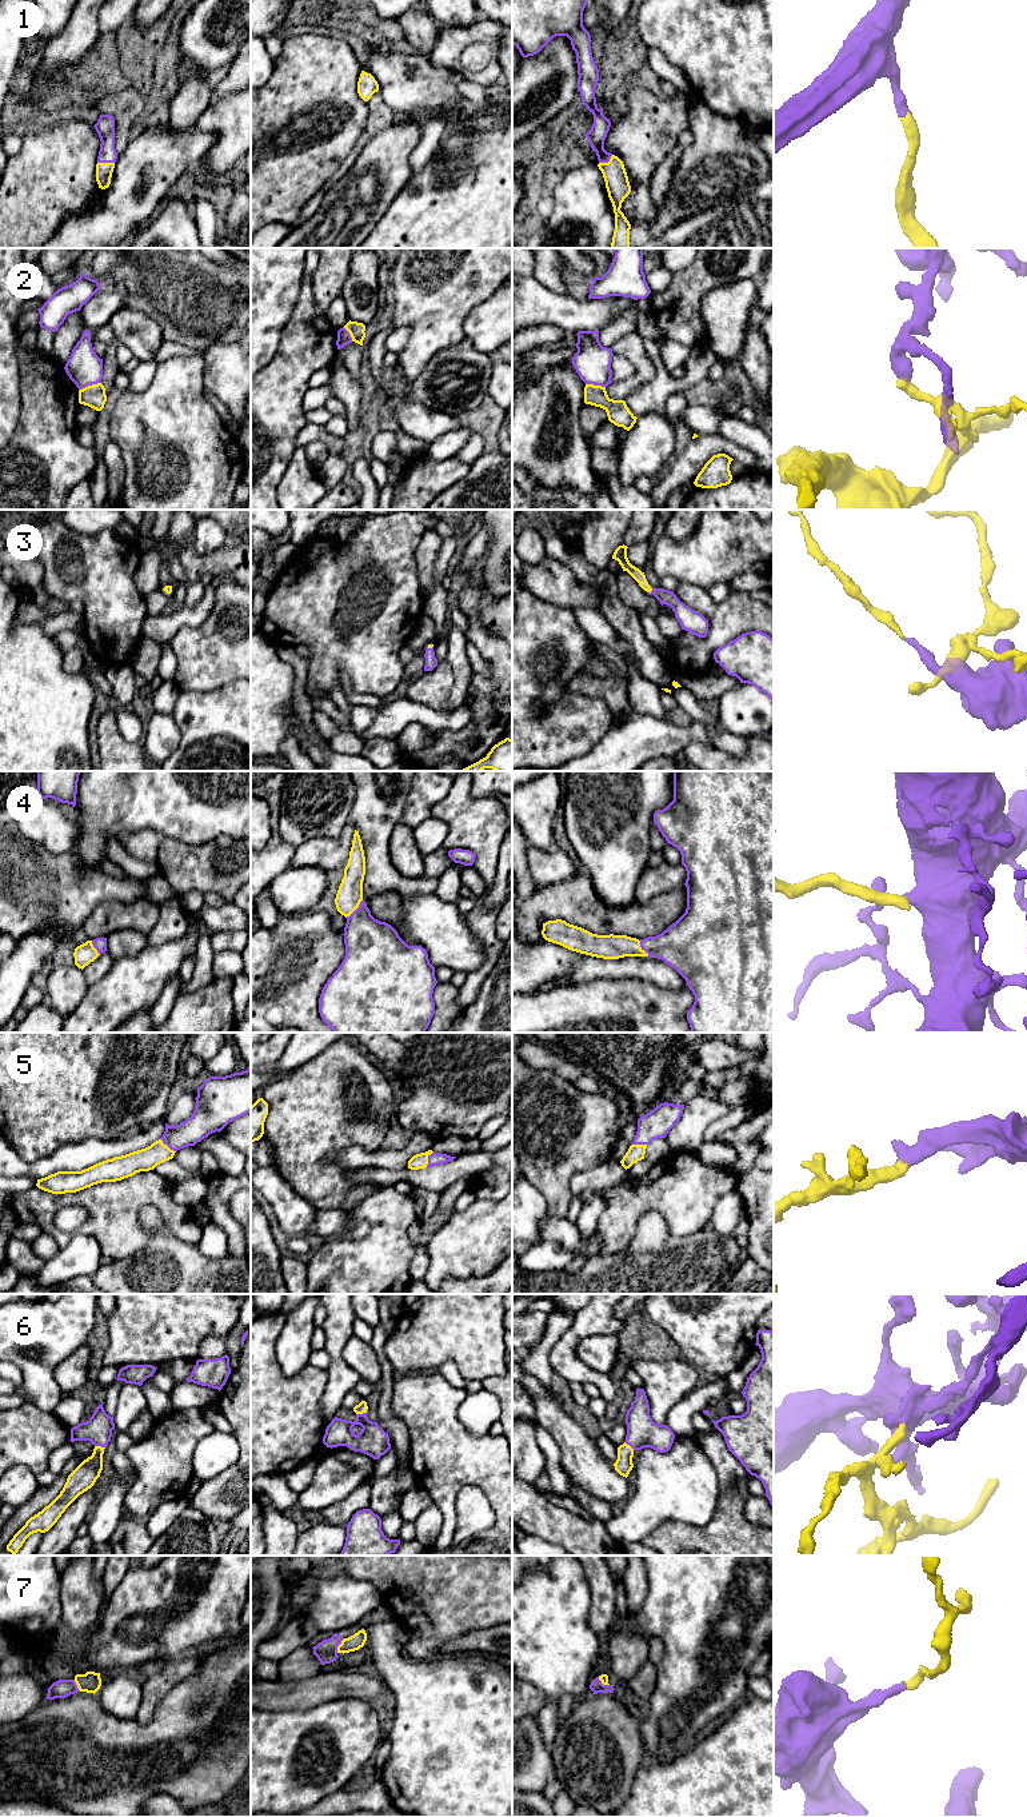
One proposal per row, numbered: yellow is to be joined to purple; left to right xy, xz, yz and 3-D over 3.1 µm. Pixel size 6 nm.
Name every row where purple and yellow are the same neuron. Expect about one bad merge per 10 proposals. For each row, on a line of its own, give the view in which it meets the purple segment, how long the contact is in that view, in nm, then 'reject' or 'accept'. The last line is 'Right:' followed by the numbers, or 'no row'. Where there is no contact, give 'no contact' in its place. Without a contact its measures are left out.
1: meets purple in xy; contact 100 nm long; accept
2: meets purple in xy; contact 150 nm long; reject
3: meets purple in yz; contact 30 nm long; accept
4: meets purple in xz; contact 150 nm long; accept
5: meets purple in xy; contact 130 nm long; accept
6: meets purple in xy; contact 70 nm long; accept
7: meets purple in xz; contact 100 nm long; reject
Right: 1, 3, 4, 5, 6

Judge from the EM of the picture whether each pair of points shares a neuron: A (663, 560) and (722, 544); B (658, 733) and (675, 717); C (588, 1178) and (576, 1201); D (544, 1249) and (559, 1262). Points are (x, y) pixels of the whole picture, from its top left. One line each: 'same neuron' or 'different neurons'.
A: same neuron
B: different neurons
C: same neuron
D: same neuron

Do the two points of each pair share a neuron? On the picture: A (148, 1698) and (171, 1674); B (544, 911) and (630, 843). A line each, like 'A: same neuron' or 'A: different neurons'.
A: same neuron
B: different neurons

